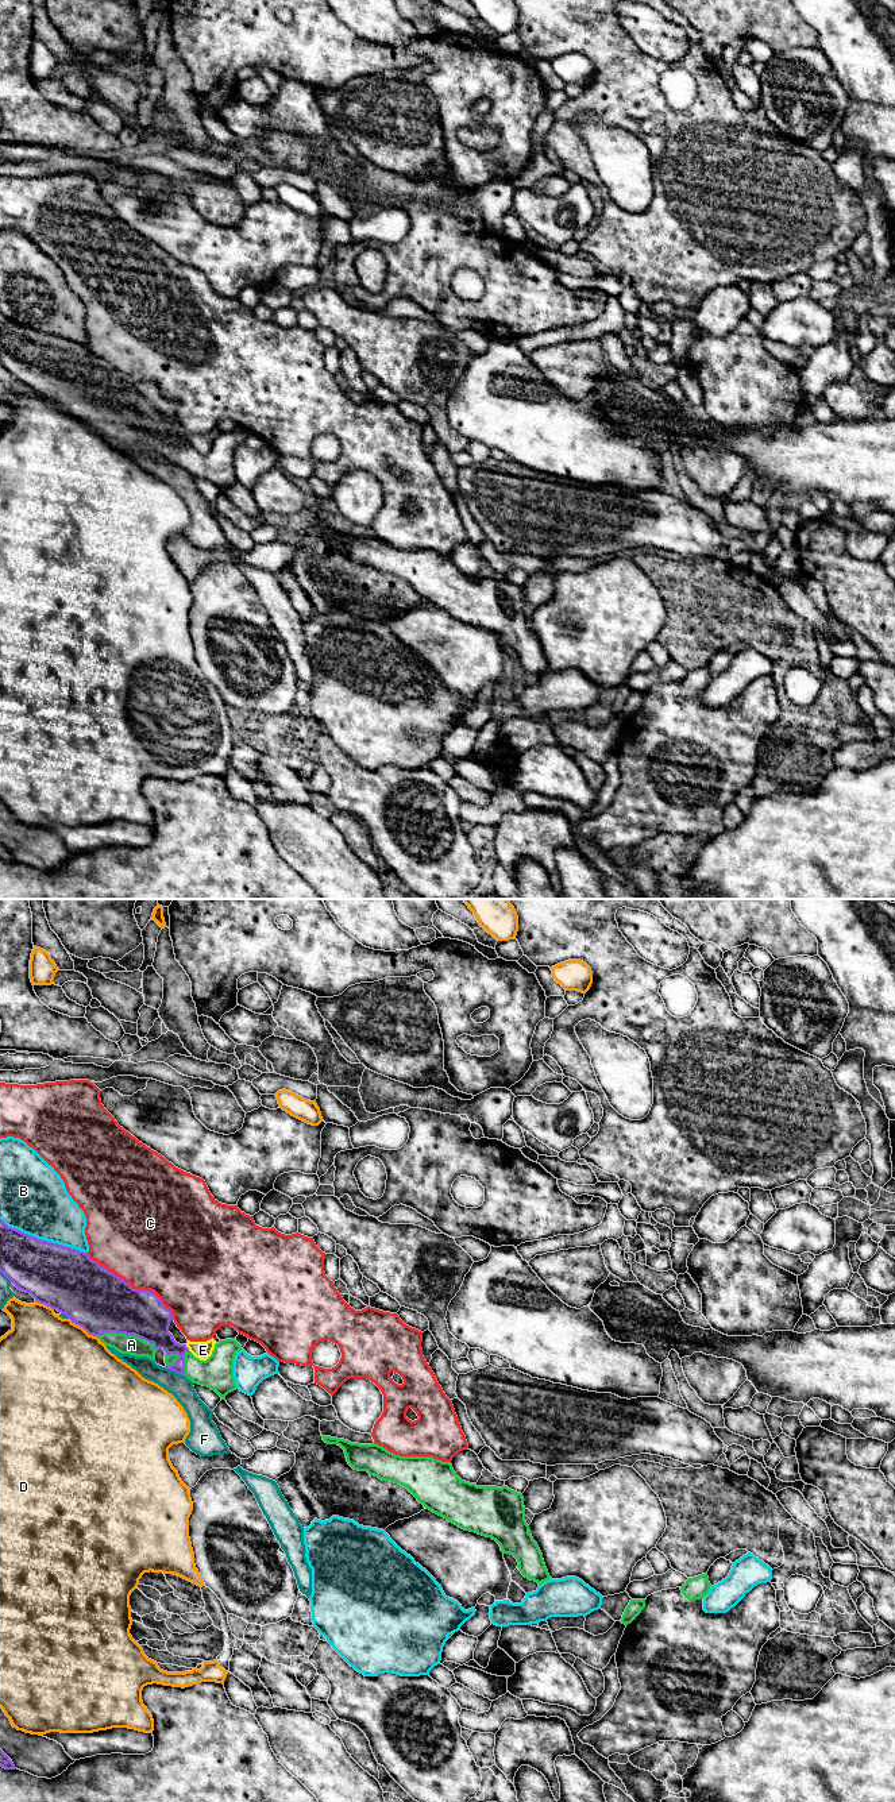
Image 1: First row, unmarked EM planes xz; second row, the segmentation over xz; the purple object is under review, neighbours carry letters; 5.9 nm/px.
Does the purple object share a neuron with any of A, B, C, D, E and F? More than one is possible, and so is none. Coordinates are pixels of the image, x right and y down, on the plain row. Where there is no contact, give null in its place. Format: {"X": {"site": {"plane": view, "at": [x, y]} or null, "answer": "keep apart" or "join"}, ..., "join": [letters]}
{"A": {"site": {"plane": "xz", "at": [120, 425]}, "answer": "join"}, "B": {"site": {"plane": "xz", "at": [43, 334]}, "answer": "keep apart"}, "C": {"site": {"plane": "xz", "at": [131, 379]}, "answer": "keep apart"}, "D": {"site": {"plane": "xz", "at": [84, 421]}, "answer": "keep apart"}, "E": {"site": {"plane": "xz", "at": [188, 442]}, "answer": "keep apart"}, "F": {"site": {"plane": "xz", "at": [174, 463]}, "answer": "keep apart"}, "join": ["A"]}

